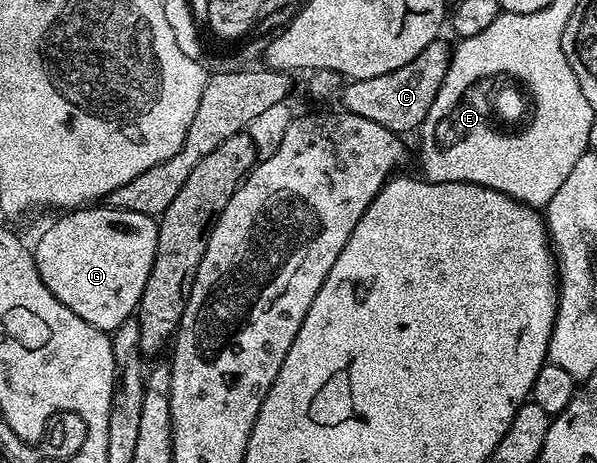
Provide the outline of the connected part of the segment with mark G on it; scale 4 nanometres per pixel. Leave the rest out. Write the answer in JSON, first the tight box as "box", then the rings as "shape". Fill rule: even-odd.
{"box":[34,205,158,332],"shape":[[[85,205],[61,215],[34,243],[38,273],[46,289],[66,309],[74,309],[94,329],[114,332],[122,321],[133,318],[140,306],[158,245],[157,220],[146,213],[130,213],[107,205]]]}

